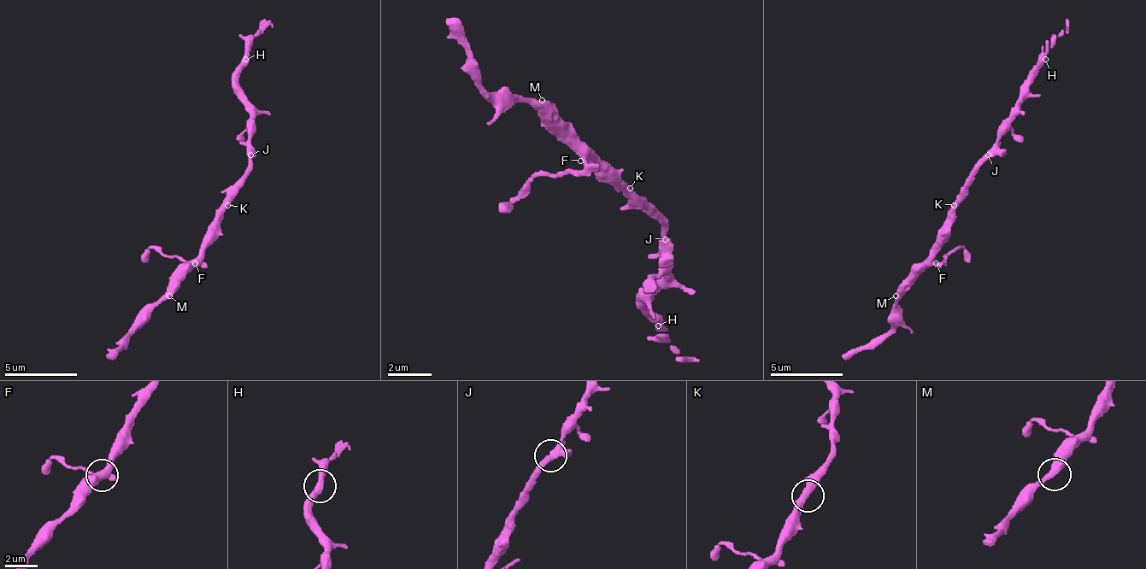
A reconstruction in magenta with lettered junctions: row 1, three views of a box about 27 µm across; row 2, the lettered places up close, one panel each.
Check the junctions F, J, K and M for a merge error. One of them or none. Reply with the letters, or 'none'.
none

